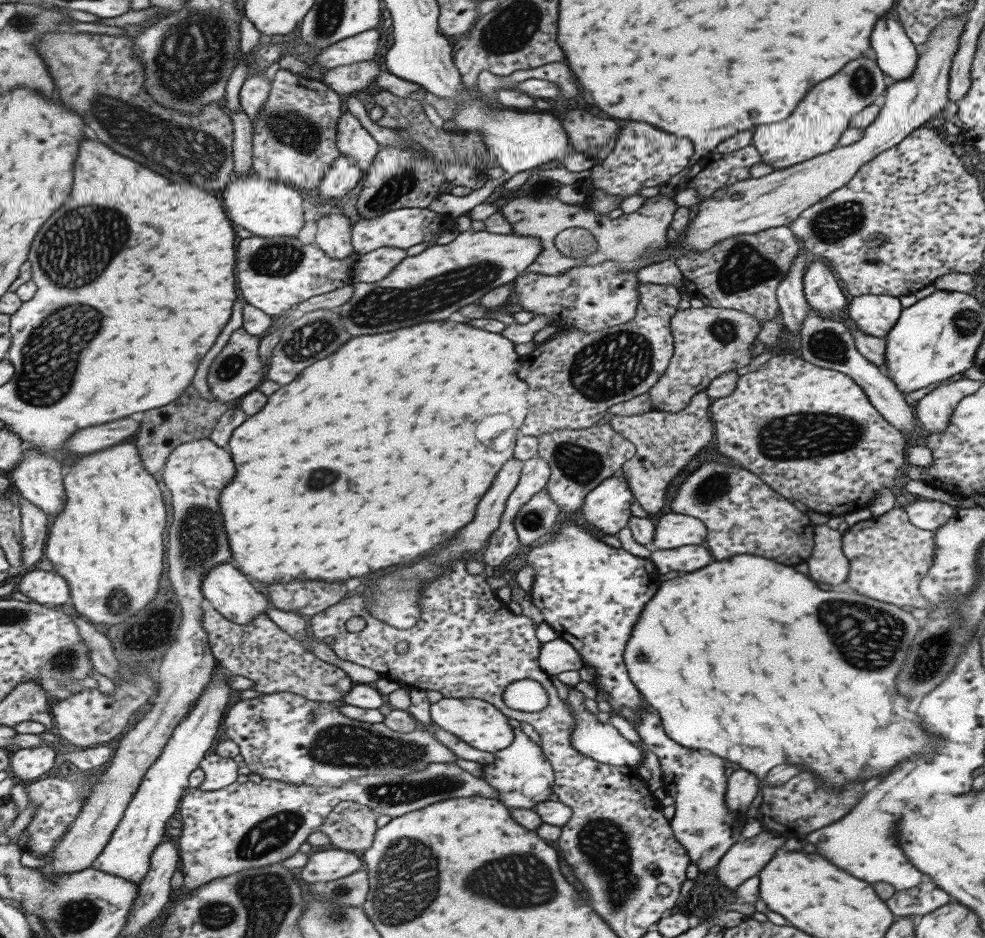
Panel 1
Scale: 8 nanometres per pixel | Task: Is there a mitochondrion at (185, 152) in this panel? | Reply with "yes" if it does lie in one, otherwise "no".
yes

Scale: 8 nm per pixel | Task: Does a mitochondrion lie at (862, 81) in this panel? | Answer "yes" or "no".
yes

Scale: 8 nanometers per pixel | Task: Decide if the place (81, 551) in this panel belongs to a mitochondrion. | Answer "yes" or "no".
no

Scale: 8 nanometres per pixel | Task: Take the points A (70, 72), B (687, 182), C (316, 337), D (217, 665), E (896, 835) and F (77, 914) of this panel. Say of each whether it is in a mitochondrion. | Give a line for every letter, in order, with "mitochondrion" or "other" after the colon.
A: other
B: other
C: mitochondrion
D: other
E: other
F: mitochondrion

